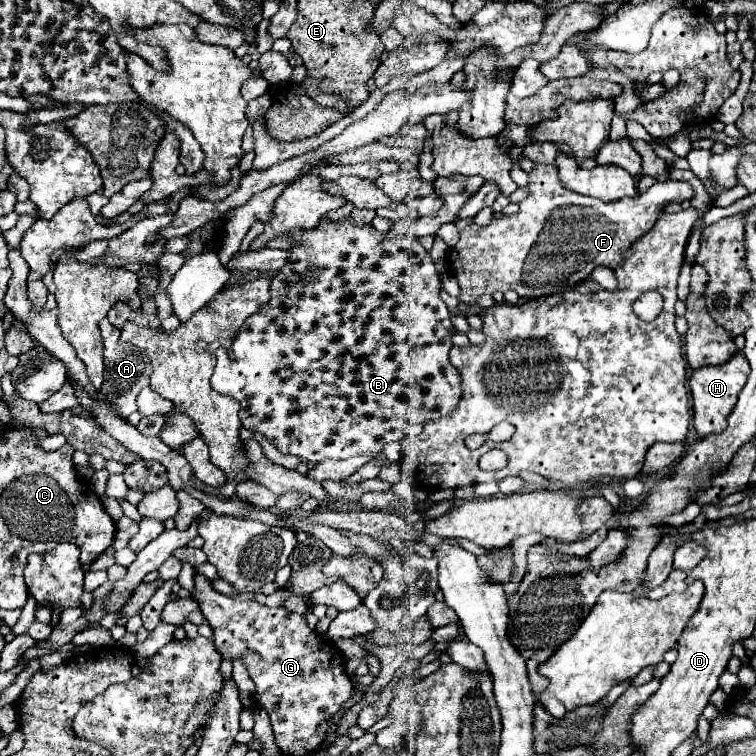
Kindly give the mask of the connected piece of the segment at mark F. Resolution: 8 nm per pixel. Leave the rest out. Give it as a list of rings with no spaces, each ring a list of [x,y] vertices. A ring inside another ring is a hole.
[[[536,162],[528,174],[530,194],[512,216],[494,218],[488,226],[470,224],[460,232],[458,246],[450,250],[450,268],[460,284],[458,300],[474,306],[484,294],[516,290],[520,298],[544,298],[584,282],[596,266],[616,270],[628,248],[652,230],[656,218],[670,202],[690,200],[694,190],[686,182],[656,182],[648,192],[616,202],[600,202],[566,190],[556,164]]]

